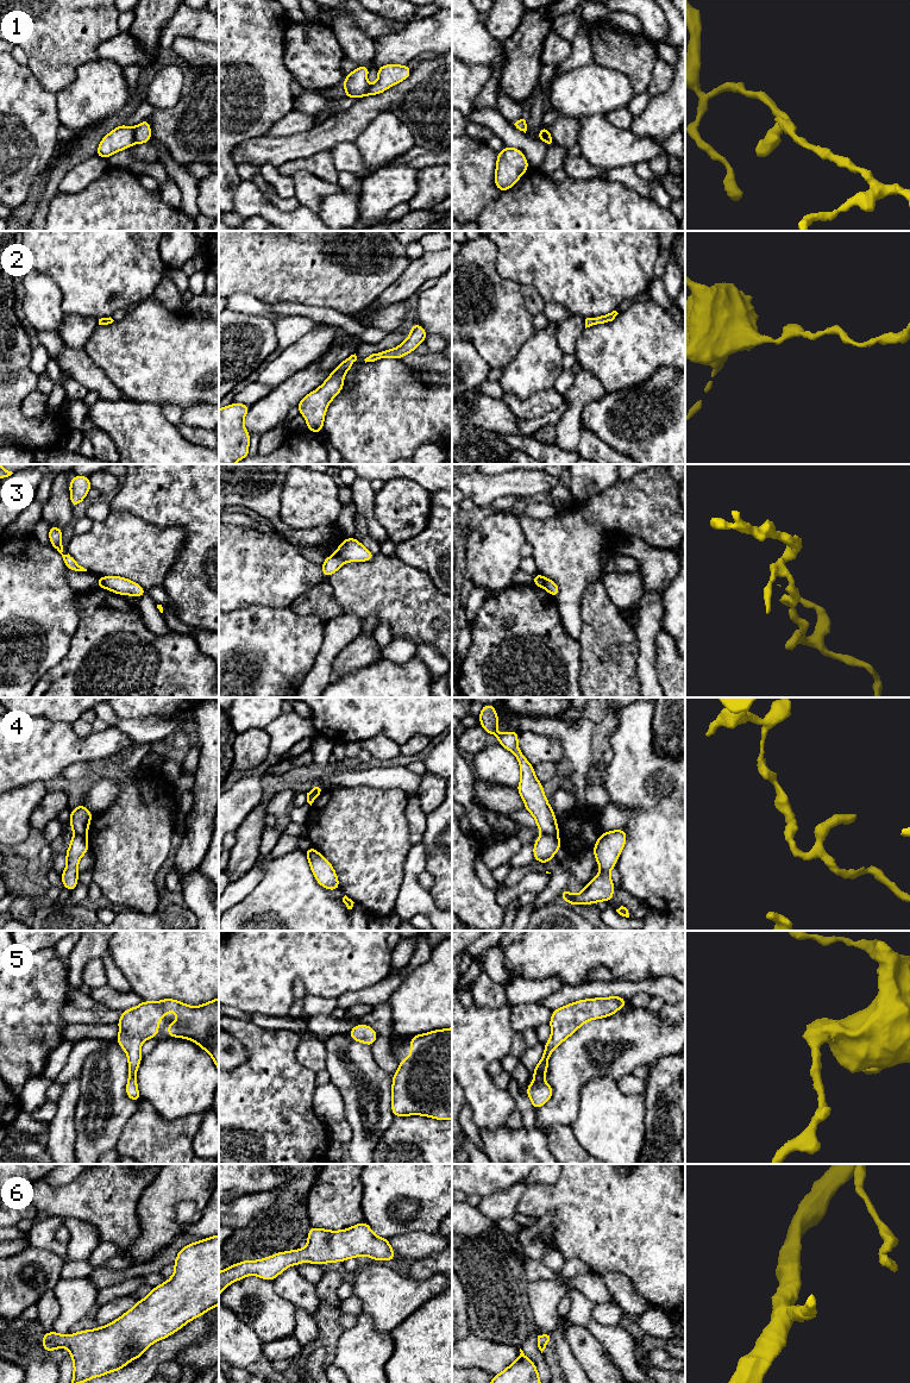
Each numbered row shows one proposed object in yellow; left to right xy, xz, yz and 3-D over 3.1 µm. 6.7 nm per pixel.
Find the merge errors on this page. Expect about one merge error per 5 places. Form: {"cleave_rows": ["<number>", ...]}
{"cleave_rows": ["1", "3", "4"]}

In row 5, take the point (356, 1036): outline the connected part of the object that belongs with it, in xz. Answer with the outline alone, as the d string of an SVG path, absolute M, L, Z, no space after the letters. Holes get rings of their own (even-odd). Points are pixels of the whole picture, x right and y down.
M360 1024L351 1028L350 1037L354 1041L360 1041L369 1046L372 1046L377 1039L377 1032L372 1027Z

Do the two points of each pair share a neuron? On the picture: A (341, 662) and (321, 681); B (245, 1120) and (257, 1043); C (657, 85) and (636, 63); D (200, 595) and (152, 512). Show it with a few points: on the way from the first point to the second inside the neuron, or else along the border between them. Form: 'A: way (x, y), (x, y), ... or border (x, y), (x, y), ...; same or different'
A: border (345, 646), (332, 664), (332, 679); different
B: way (257, 1101), (257, 1062); same
C: border (658, 57), (652, 79), (646, 89); different
D: way (200, 569), (200, 537), (179, 515); same

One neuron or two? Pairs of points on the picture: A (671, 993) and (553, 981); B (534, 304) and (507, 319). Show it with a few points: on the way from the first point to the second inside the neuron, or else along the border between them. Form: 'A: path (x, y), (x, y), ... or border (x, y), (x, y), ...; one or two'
A: border (562, 984), (540, 1002); two
B: border (521, 286), (525, 307), (533, 314); two

